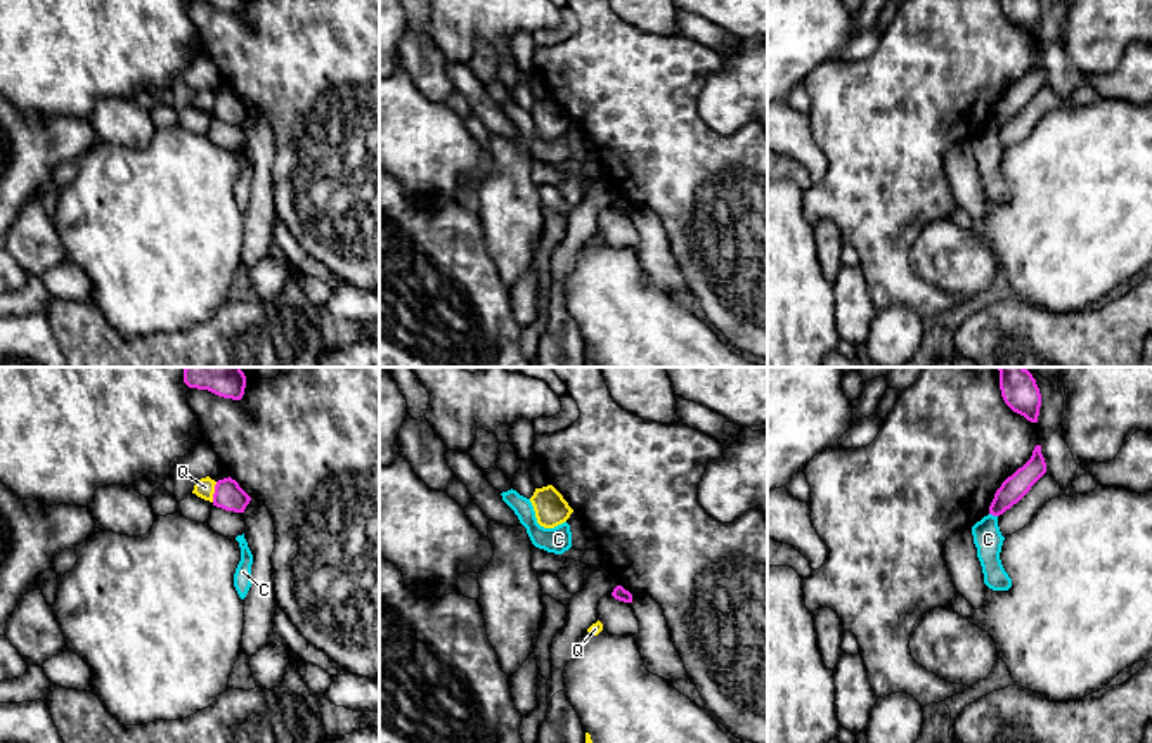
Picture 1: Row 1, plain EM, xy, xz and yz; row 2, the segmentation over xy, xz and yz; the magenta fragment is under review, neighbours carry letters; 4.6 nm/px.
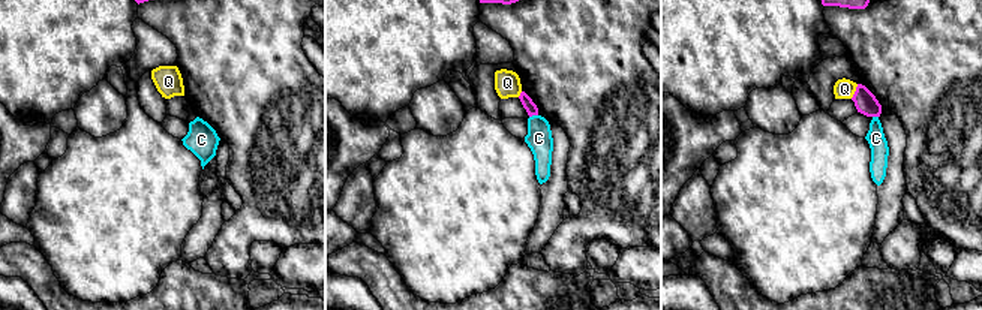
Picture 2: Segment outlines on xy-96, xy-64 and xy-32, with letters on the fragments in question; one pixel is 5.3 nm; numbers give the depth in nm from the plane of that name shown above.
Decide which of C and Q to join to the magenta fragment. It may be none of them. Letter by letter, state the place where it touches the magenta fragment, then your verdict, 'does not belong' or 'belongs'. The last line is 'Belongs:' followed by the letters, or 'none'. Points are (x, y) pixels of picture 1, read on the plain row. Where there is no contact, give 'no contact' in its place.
C: yz (993, 127) | does not belong
Q: xy (215, 104) | does not belong
Belongs: none

